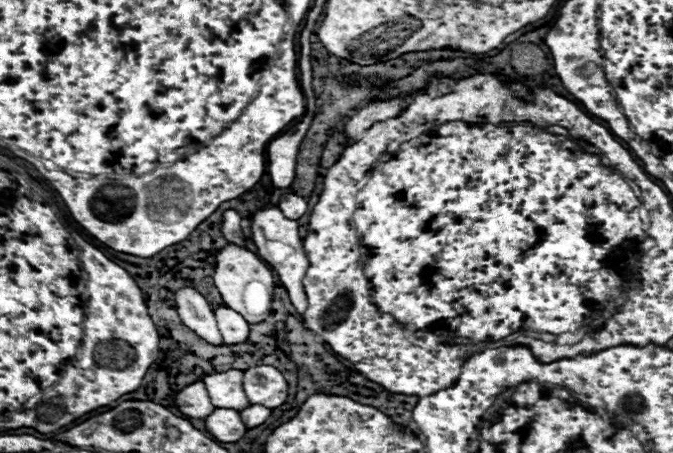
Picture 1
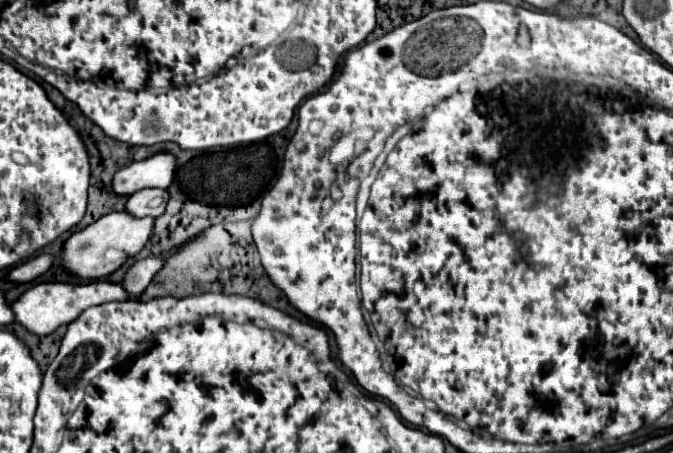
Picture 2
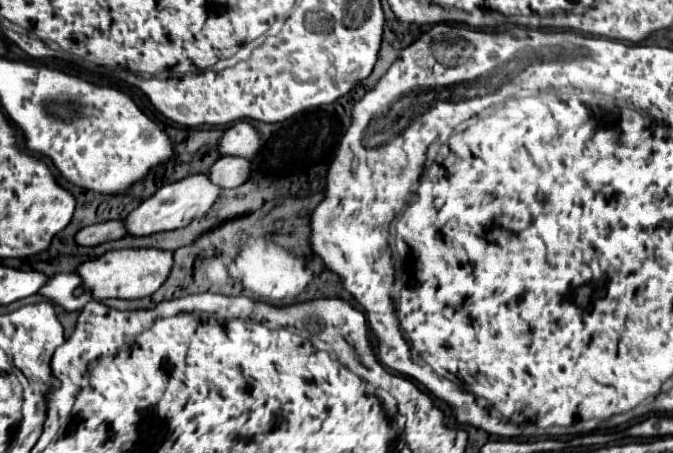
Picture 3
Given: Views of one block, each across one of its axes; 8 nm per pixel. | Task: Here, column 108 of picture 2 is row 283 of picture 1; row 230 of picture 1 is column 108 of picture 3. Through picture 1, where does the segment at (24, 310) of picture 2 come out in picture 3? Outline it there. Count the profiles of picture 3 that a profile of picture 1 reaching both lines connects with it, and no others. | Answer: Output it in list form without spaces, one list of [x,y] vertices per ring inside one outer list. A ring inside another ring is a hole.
[[[140,248],[140,250],[110,250],[102,254],[100,258],[88,260],[76,268],[76,274],[80,276],[80,286],[74,290],[76,296],[88,292],[94,300],[106,300],[106,298],[144,298],[150,296],[150,292],[156,292],[160,284],[168,278],[168,272],[172,268],[172,252],[154,250],[154,248]]]

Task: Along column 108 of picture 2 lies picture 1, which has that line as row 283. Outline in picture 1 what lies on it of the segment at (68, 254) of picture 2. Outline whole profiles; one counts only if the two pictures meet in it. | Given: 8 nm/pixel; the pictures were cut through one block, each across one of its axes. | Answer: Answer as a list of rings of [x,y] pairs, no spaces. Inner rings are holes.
[[[228,242],[218,254],[216,254],[216,268],[214,268],[214,286],[218,288],[224,304],[238,314],[244,316],[246,322],[260,322],[262,318],[252,316],[244,308],[242,292],[248,282],[258,280],[270,290],[274,288],[274,276],[270,268],[250,250],[240,248],[232,242]]]

